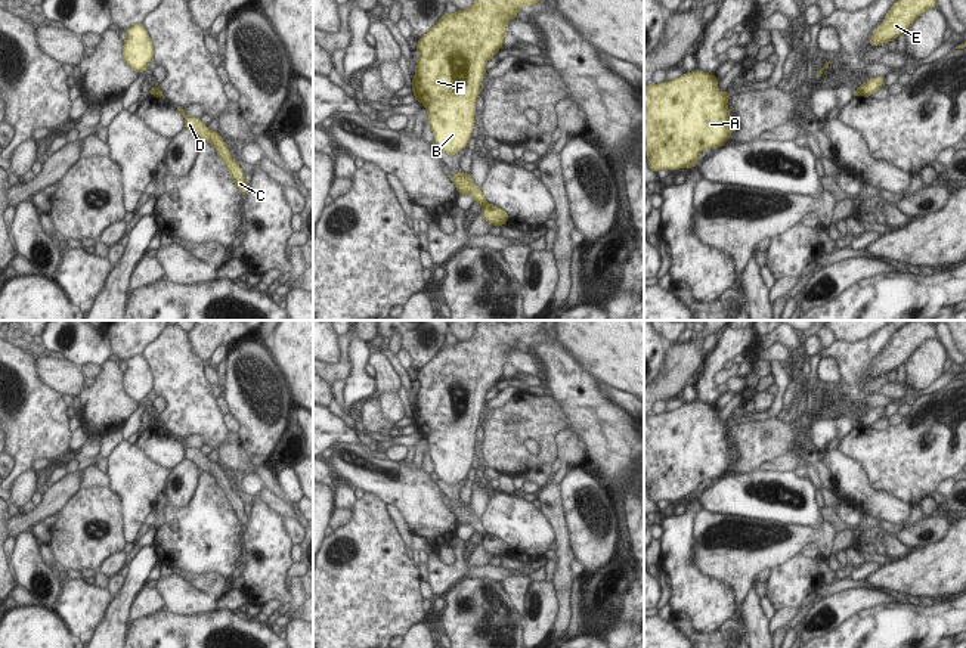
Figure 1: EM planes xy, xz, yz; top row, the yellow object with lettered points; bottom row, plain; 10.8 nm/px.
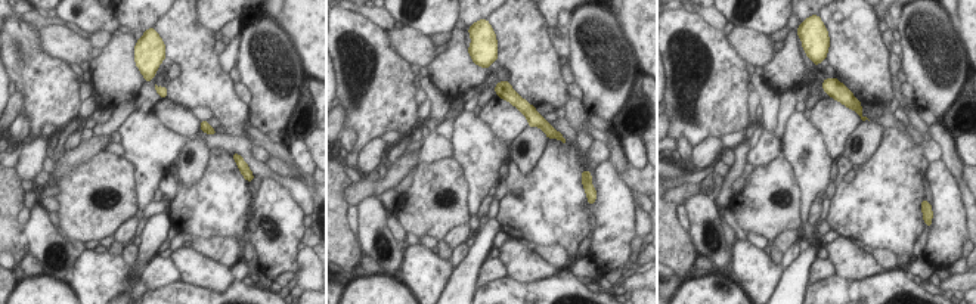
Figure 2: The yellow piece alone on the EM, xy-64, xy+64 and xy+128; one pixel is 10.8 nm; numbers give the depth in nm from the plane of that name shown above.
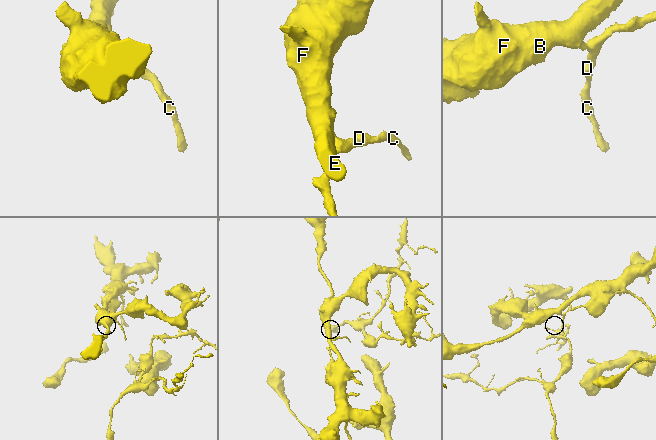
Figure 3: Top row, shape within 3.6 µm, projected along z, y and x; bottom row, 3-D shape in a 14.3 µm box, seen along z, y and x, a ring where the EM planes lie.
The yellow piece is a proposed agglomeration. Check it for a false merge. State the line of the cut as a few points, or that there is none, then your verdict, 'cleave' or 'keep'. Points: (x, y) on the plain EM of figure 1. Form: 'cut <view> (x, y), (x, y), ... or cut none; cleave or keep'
cut xy (151, 419), (154, 424); cleave

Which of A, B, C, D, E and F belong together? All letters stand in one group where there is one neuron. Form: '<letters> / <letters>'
A B E F / C D

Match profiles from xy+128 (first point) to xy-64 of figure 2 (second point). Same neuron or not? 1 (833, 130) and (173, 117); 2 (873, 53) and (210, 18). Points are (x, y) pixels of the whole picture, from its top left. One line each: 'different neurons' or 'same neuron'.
1: same neuron
2: different neurons

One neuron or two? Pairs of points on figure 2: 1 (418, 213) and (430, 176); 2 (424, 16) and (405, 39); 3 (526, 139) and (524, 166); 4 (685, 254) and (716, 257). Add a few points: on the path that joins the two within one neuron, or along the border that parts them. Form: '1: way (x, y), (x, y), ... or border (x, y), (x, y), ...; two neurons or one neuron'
1: way (427, 204), (430, 201), (430, 185); one neuron
2: border (403, 25), (409, 25), (427, 36); two neurons
3: way (529, 145), (524, 160); one neuron
4: border (687, 232), (697, 254); two neurons

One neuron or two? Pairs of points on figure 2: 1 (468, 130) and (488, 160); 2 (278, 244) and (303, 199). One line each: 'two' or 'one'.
1: one
2: two

